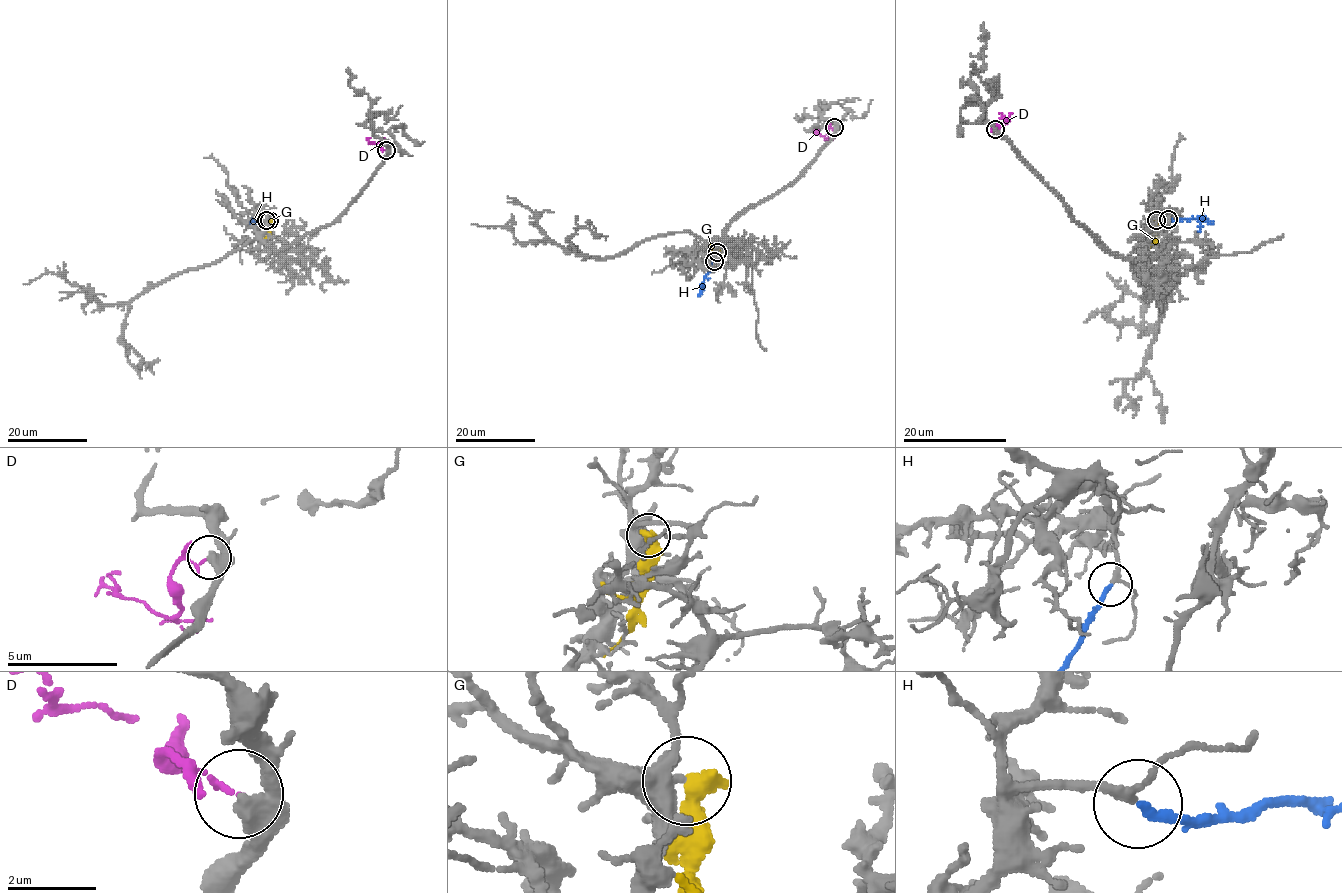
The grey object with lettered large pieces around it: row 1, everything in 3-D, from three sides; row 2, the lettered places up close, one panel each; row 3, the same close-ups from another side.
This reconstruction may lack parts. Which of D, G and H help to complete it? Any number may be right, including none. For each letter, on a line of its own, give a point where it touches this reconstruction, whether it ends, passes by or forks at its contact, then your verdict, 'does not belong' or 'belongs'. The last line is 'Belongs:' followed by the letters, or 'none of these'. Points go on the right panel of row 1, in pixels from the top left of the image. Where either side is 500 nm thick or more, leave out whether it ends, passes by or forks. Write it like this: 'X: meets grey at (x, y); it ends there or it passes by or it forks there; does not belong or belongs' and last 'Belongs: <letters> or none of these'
D: meets grey at (995, 129); it ends there; does not belong
G: meets grey at (1156, 220); does not belong
H: meets grey at (1168, 219); it ends there; belongs
Belongs: H

